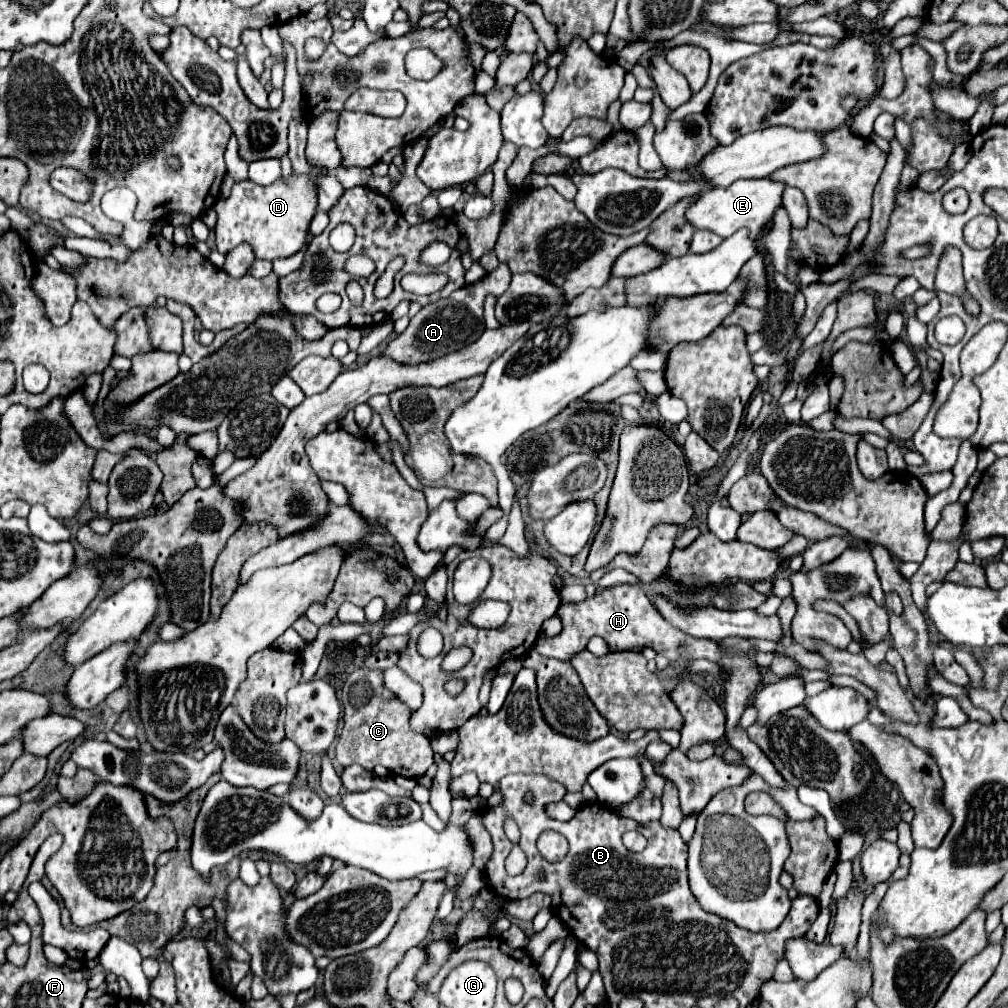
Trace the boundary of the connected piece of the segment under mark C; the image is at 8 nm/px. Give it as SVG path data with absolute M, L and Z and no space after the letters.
M355 669L343 685L343 731L337 741L335 757L347 767L359 763L365 769L383 765L389 771L405 777L421 777L433 765L433 749L425 735L415 733L409 727L411 709L385 687L381 669Z

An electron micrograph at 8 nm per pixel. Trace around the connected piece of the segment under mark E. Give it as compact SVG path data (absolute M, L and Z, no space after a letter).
M769 177L741 179L741 181L735 181L727 189L705 191L705 195L701 195L697 201L693 201L689 205L689 209L685 211L685 219L689 225L693 225L693 229L711 231L723 239L731 237L735 231L739 231L743 227L749 231L751 239L759 239L765 225L771 223L775 209L781 205L783 189L785 189L783 183L771 181Z

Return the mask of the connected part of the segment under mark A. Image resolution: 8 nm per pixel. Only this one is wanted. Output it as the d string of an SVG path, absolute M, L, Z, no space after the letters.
M501 263L495 271L487 273L479 283L465 285L453 291L449 299L439 299L437 303L425 305L411 319L409 327L389 341L389 345L381 351L381 357L389 357L403 365L417 365L417 363L427 363L431 359L439 359L441 355L459 351L461 347L467 347L469 343L473 343L473 339L477 339L477 335L485 331L485 321L483 321L485 295L493 293L495 297L499 297L501 293L507 291L509 283L511 283L511 271L509 267L505 267L505 263Z

